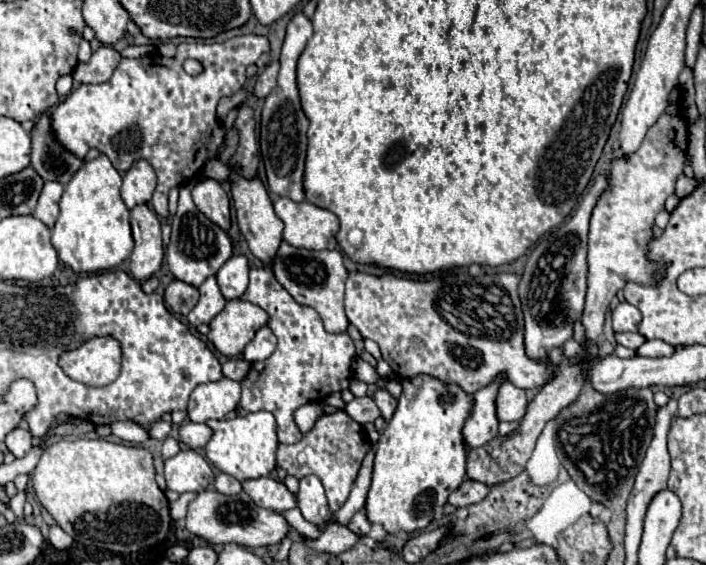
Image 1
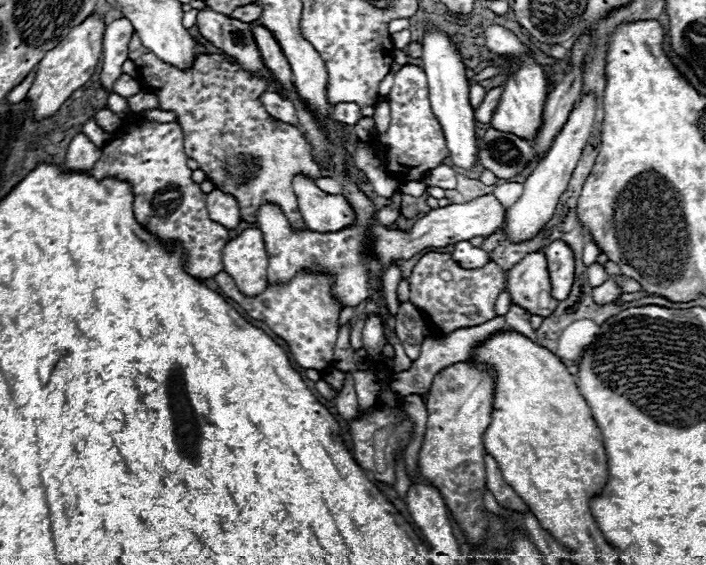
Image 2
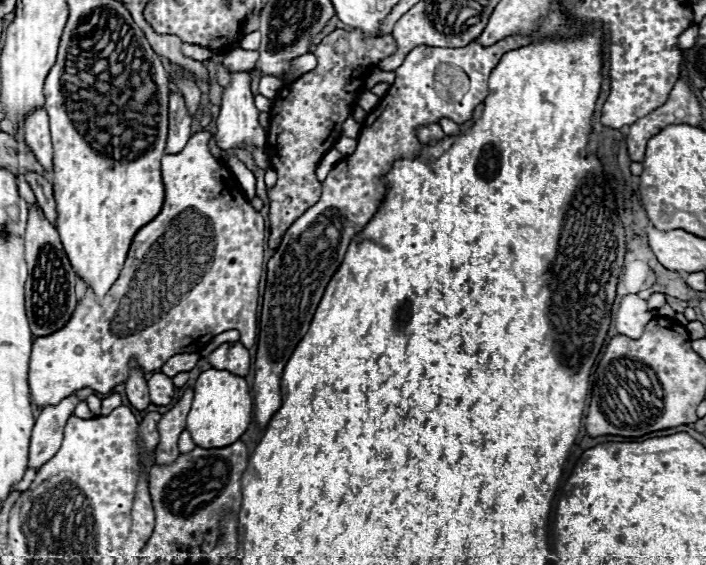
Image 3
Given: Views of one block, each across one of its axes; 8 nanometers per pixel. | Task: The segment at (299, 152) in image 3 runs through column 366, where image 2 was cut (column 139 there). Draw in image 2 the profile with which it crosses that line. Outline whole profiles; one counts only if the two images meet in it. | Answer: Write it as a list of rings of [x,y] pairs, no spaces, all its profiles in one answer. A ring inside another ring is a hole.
[[[136,32],[132,34],[132,40],[130,40],[128,58],[136,64],[138,76],[146,80],[148,92],[158,96],[160,110],[176,112],[178,124],[182,126],[182,132],[186,132],[186,140],[184,140],[186,156],[198,162],[198,168],[204,170],[206,178],[218,190],[230,192],[238,200],[242,220],[256,222],[258,208],[264,202],[276,202],[282,208],[282,212],[286,212],[286,218],[290,220],[290,224],[294,224],[294,228],[304,228],[302,216],[298,212],[296,196],[292,192],[292,178],[294,174],[306,174],[316,180],[320,178],[320,166],[316,164],[312,156],[312,148],[308,146],[302,132],[292,124],[274,120],[260,104],[260,94],[268,90],[264,80],[250,76],[238,64],[226,60],[220,54],[198,56],[198,64],[194,64],[190,72],[178,72],[174,66],[158,60],[148,48],[144,48]]]

